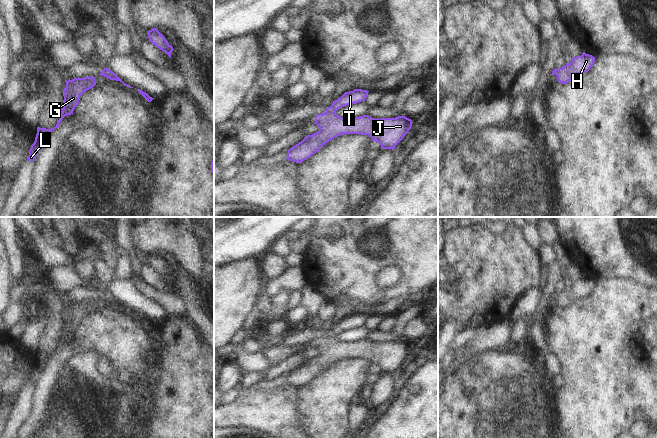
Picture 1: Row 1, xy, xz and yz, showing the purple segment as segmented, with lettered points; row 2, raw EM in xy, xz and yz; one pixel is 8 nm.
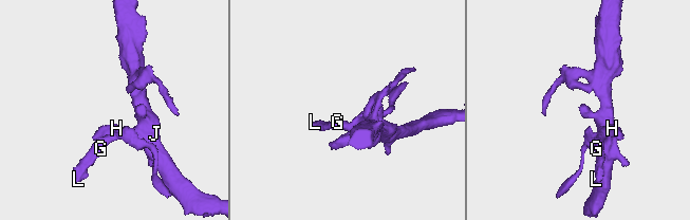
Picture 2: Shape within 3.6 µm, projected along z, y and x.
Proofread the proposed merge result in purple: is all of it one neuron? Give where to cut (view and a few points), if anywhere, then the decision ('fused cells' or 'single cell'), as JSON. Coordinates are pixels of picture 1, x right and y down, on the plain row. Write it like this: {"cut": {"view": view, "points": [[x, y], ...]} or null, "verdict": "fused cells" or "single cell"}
{"cut": {"view": "xz", "points": [[326, 334], [335, 337]]}, "verdict": "fused cells"}

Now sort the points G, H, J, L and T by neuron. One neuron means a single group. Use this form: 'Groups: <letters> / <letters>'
Groups: G H J L / T

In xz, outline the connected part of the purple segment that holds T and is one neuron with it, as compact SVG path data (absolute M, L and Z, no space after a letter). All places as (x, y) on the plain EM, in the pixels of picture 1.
M354 313L353 315L345 316L340 322L333 325L330 331L326 332L329 337L336 337L336 335L344 330L359 327L365 325L367 319L367 314Z

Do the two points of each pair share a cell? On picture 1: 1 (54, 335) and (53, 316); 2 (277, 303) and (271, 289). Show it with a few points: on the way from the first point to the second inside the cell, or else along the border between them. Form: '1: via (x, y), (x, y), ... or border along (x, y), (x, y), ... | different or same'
1: via (54, 330), (54, 321) | same
2: border along (288, 291), (281, 290), (270, 299) | different

